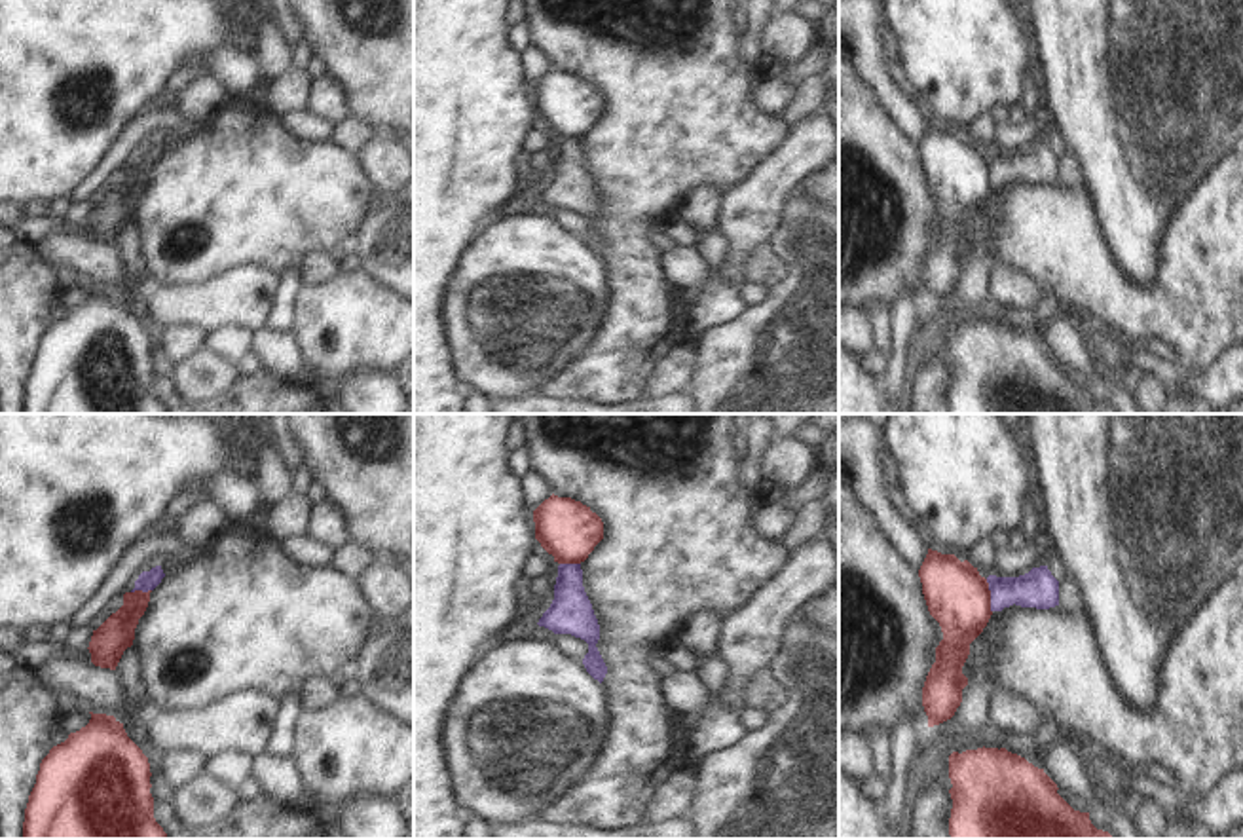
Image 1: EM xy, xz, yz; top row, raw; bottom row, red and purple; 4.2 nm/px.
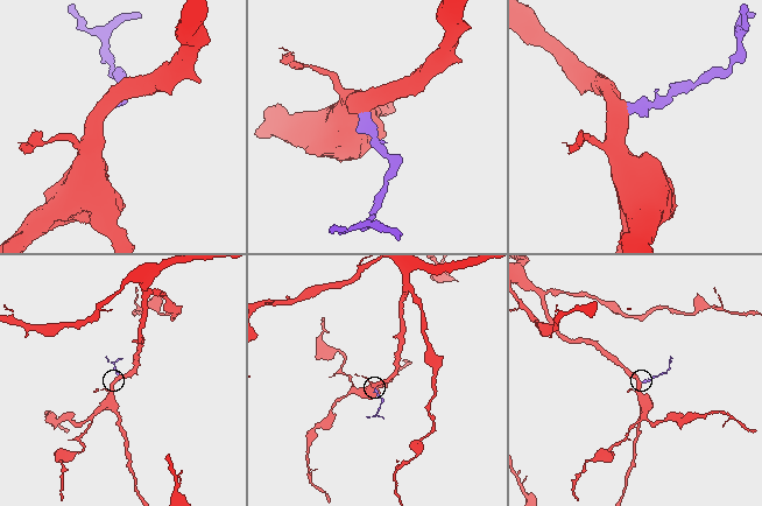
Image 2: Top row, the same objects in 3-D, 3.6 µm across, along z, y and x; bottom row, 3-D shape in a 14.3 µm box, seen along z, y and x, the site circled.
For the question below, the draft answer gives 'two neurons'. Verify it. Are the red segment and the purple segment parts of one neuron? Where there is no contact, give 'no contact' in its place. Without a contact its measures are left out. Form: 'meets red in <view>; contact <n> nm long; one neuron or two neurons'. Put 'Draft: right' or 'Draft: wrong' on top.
Draft: right
meets red in yz; contact 150 nm long; two neurons

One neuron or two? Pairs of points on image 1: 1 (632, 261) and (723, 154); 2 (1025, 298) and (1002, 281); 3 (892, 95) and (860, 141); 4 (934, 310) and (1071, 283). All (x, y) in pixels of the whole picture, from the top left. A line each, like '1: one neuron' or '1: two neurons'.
1: one neuron
2: one neuron
3: two neurons
4: two neurons

